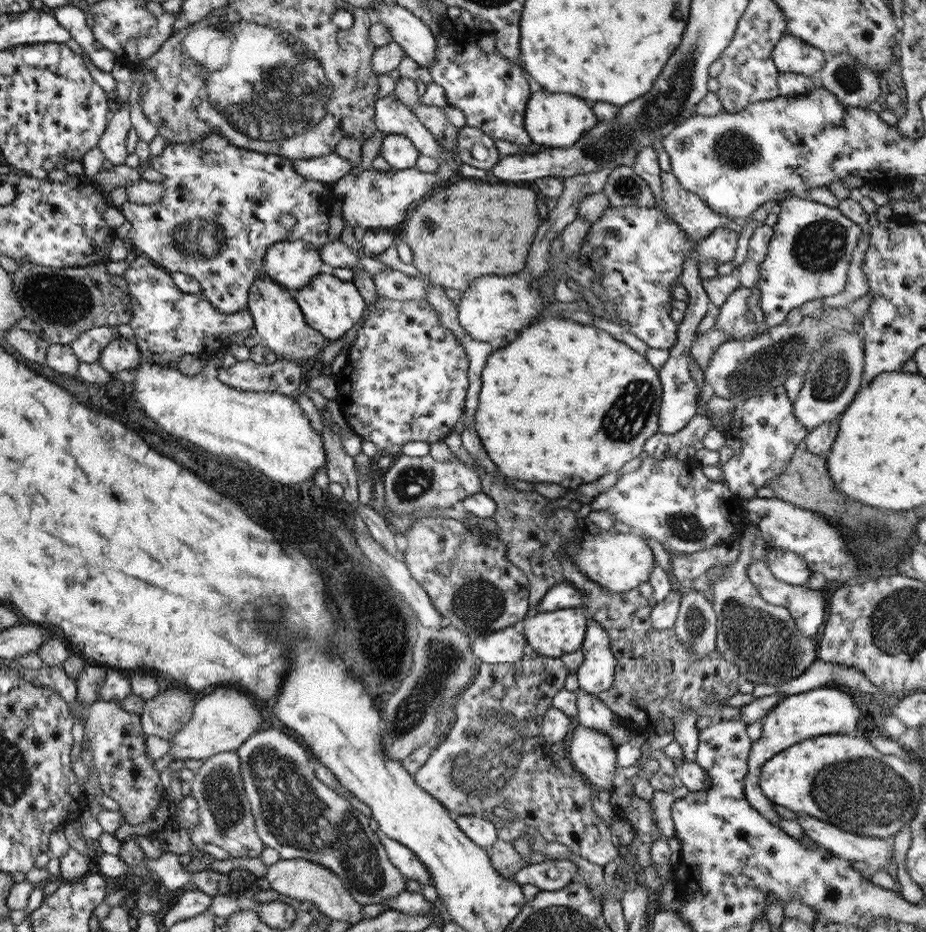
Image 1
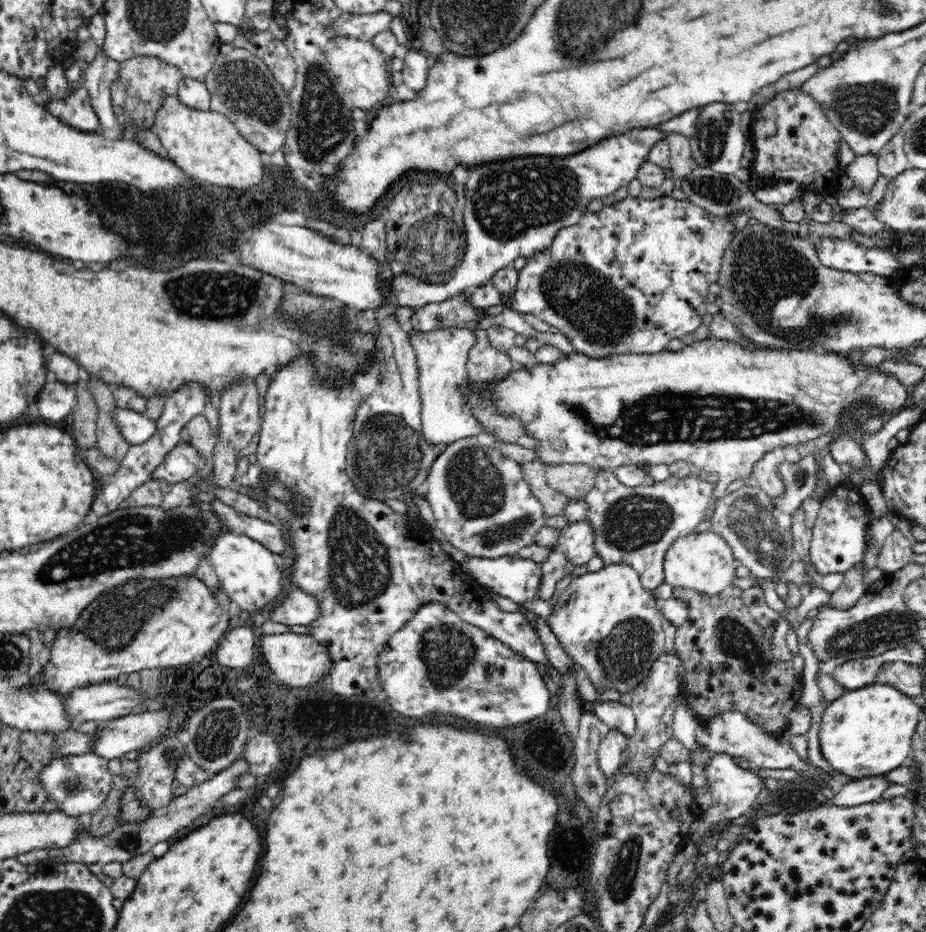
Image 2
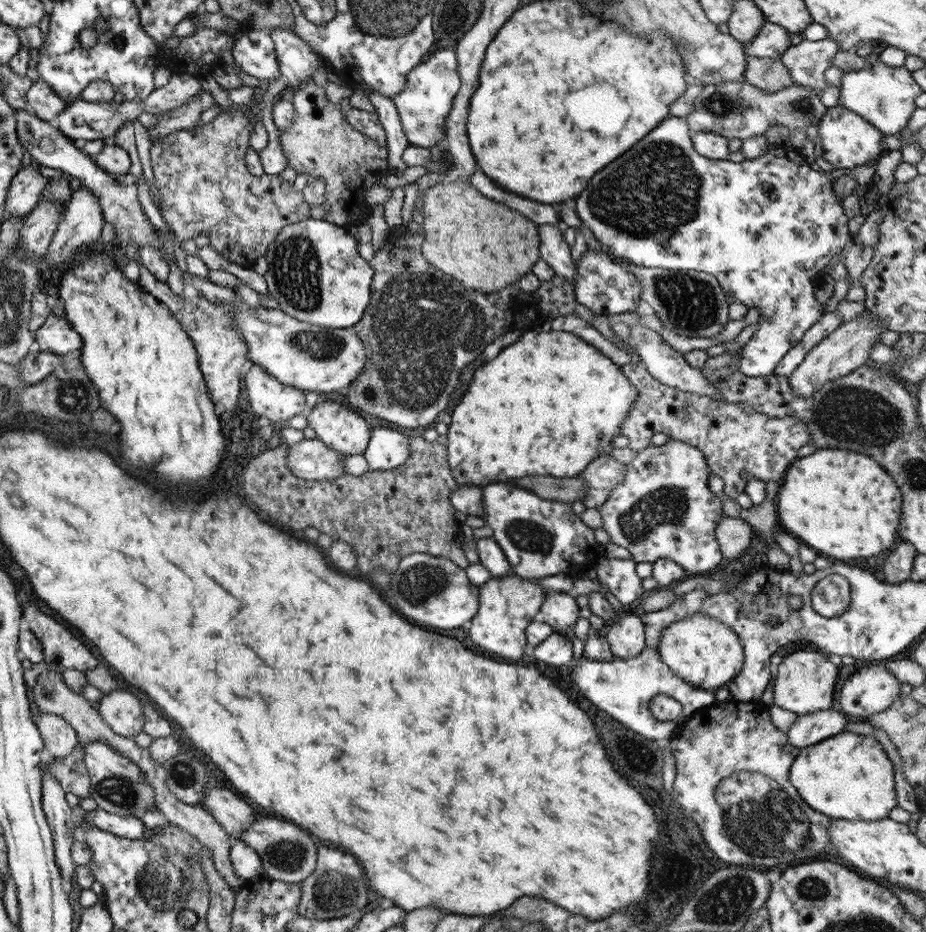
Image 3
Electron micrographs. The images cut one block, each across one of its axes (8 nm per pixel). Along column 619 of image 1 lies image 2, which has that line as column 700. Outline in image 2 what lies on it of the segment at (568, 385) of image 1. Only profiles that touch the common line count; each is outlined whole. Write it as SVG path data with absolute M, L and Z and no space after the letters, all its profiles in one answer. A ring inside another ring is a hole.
M710 338L704 341L695 341L690 347L684 347L678 352L661 351L657 354L624 354L616 355L611 358L592 359L584 357L584 355L575 352L566 355L566 357L558 363L540 364L536 367L526 368L517 366L512 370L512 374L505 378L504 381L493 385L488 391L487 396L489 400L493 400L498 405L498 411L502 413L510 413L510 415L518 415L526 425L526 432L529 436L538 439L539 448L536 450L540 456L542 463L545 465L557 464L590 464L596 468L612 467L624 465L636 465L640 462L641 465L650 464L655 466L664 463L671 465L678 460L686 460L690 462L689 465L696 465L698 470L707 471L710 474L716 474L719 477L715 487L713 500L717 503L720 499L728 495L726 488L736 478L745 478L747 480L753 474L754 464L766 454L765 452L772 450L779 450L785 444L794 444L798 442L805 442L807 440L814 440L814 438L825 432L837 432L840 430L838 427L838 416L842 414L842 410L849 405L861 404L865 400L872 403L876 408L880 408L879 412L888 414L888 417L899 412L900 408L904 406L906 399L910 394L910 389L904 388L901 382L896 378L883 377L875 372L874 367L852 367L848 356L836 355L835 353L823 353L821 351L788 351L784 350L770 350L771 348L764 348L757 346L752 351L741 349L739 346L730 344L730 342ZM712 392L718 392L712 398ZM754 392L754 394L750 394ZM772 392L776 398L768 400L764 394Z

